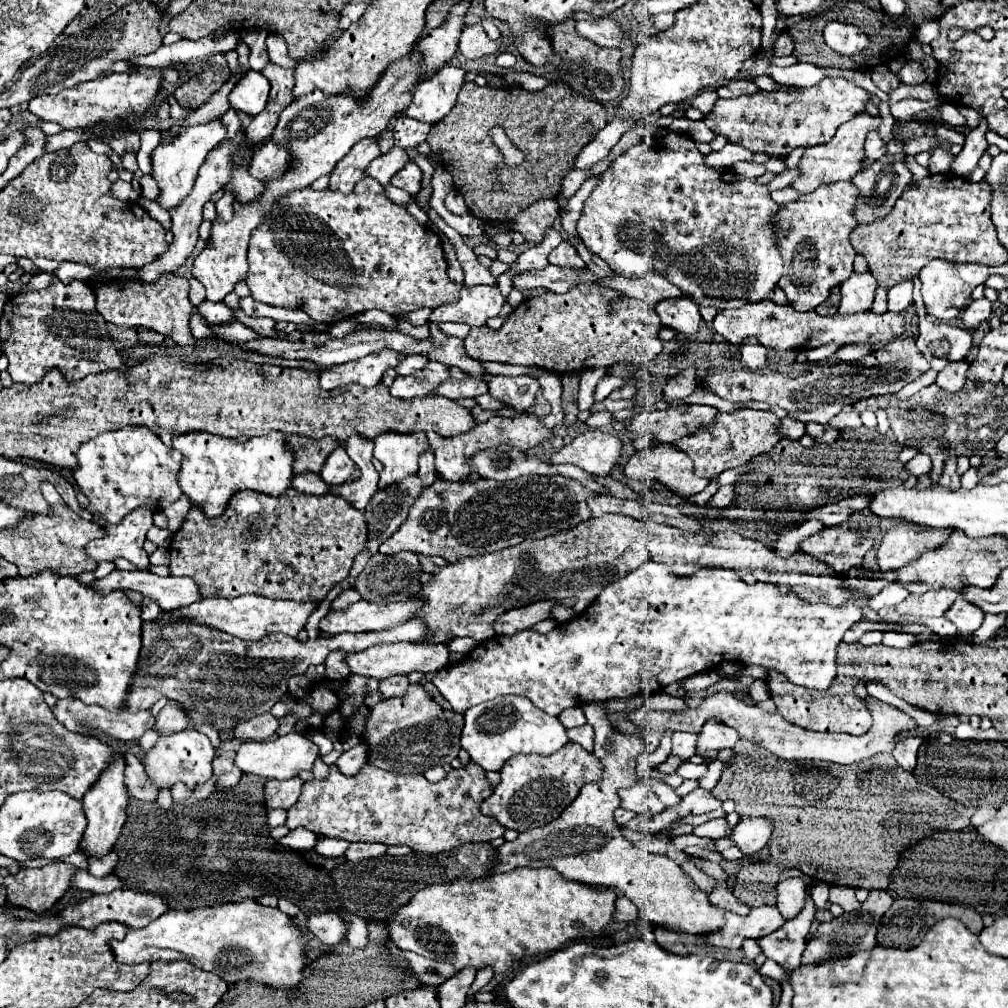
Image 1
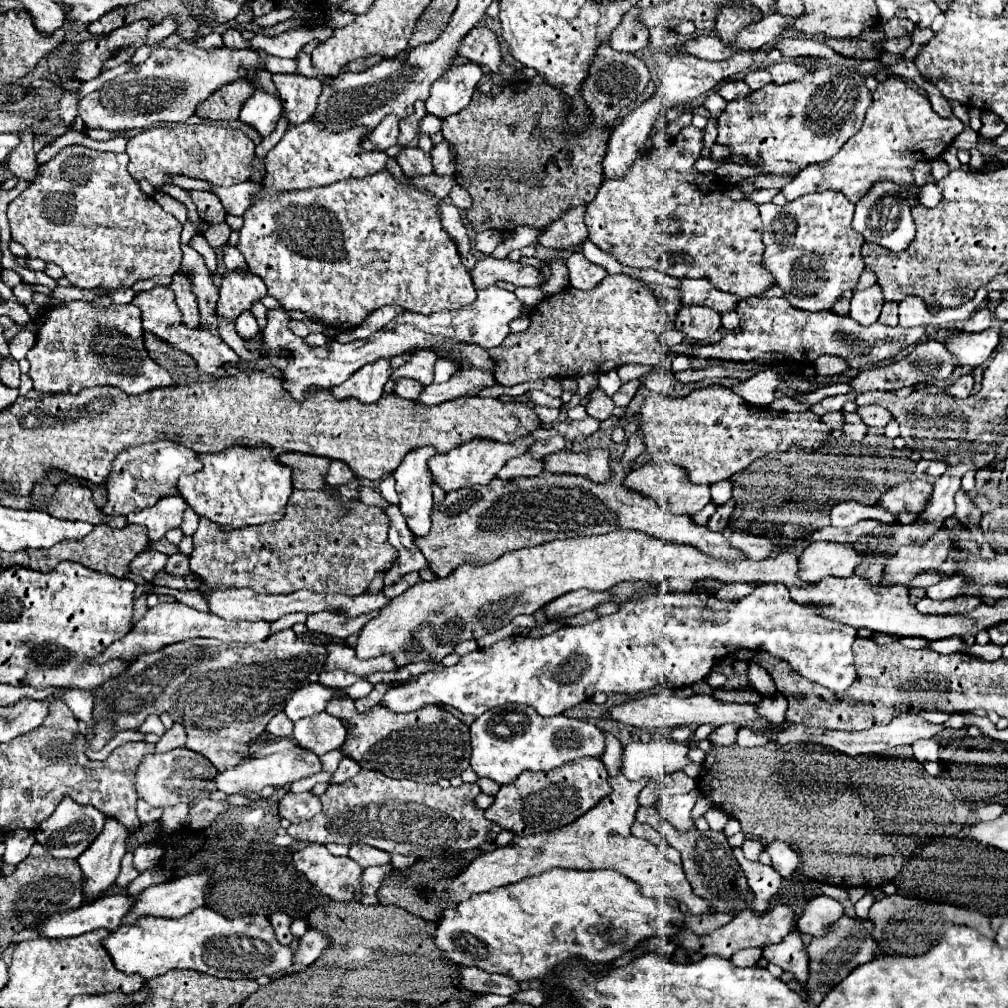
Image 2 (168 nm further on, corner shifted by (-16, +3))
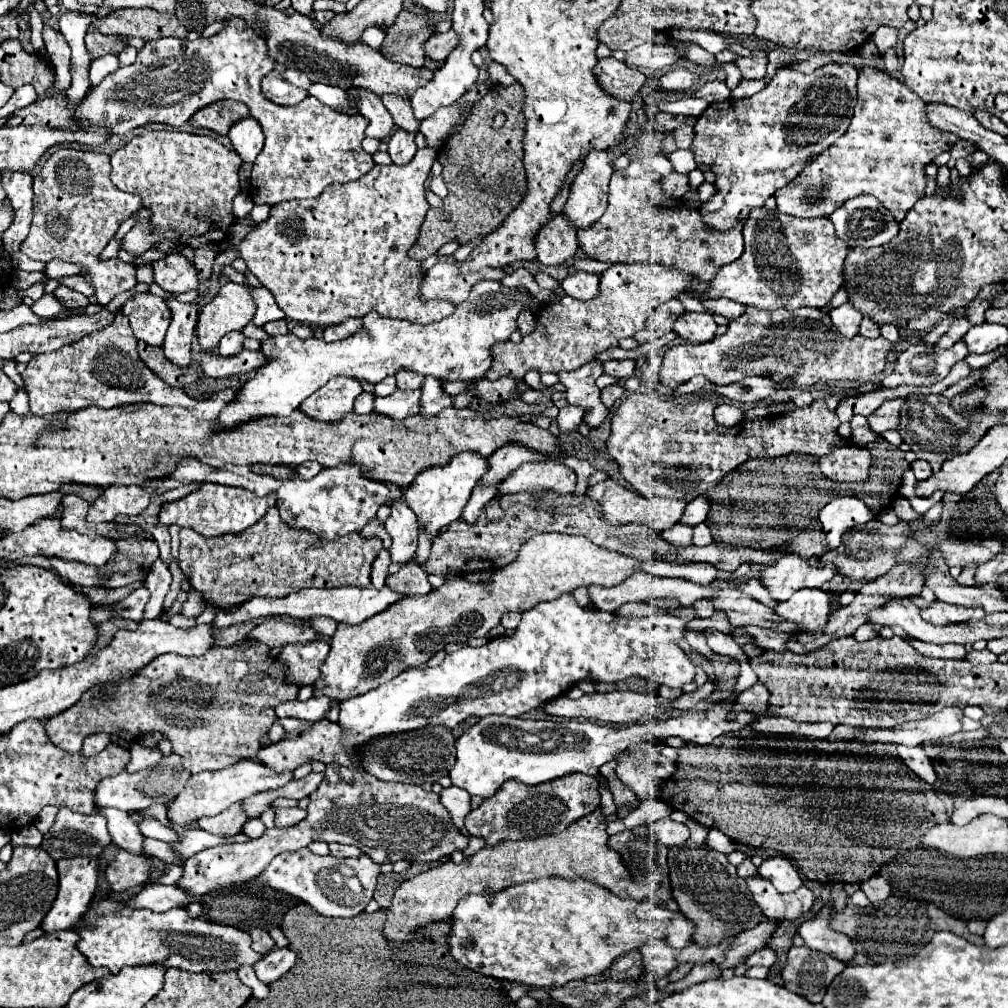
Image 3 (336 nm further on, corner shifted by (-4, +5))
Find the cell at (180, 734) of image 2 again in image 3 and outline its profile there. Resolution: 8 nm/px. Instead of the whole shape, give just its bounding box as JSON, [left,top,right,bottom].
[126,742,162,772]

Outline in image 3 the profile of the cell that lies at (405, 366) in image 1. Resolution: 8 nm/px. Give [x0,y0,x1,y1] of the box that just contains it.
[396,370,424,390]

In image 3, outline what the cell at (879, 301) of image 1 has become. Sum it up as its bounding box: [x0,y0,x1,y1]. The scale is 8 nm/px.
[860,318,880,338]

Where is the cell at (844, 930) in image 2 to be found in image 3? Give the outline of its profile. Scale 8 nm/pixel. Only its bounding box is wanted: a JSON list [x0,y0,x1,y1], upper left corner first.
[782,946,844,1002]

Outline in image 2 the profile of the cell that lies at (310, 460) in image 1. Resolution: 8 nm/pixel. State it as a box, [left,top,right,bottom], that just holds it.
[278,452,332,490]

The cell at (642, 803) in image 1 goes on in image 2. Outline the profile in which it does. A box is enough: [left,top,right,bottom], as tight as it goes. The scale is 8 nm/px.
[656,794,694,832]

